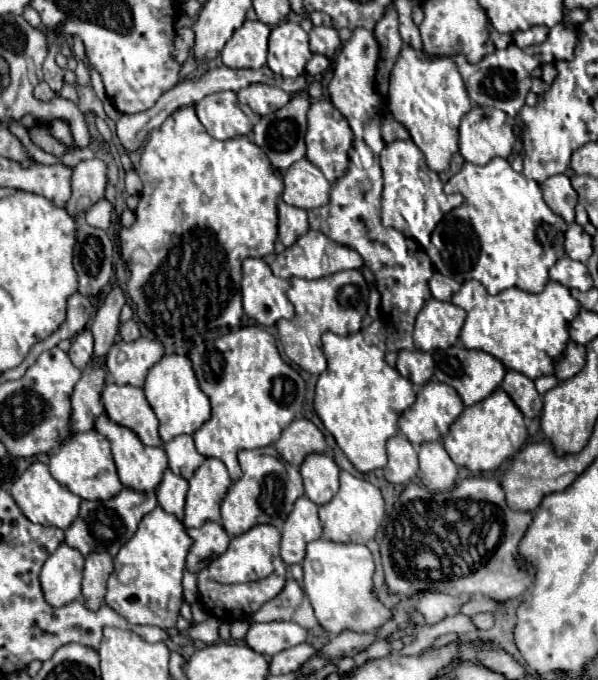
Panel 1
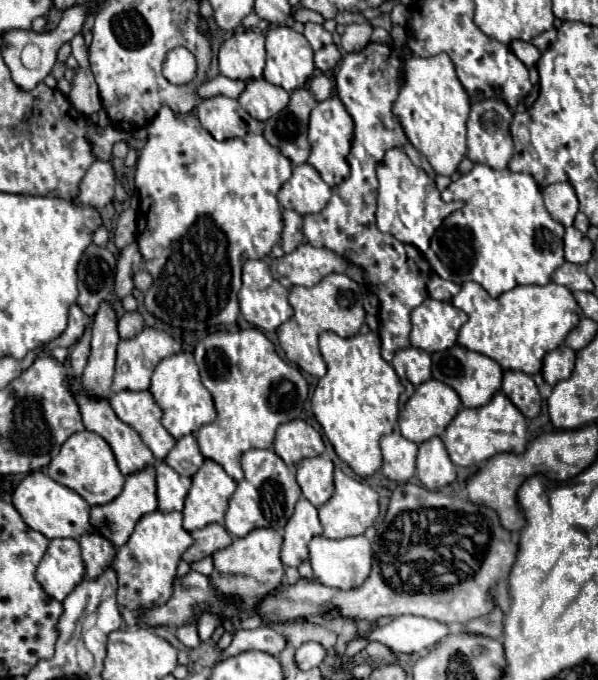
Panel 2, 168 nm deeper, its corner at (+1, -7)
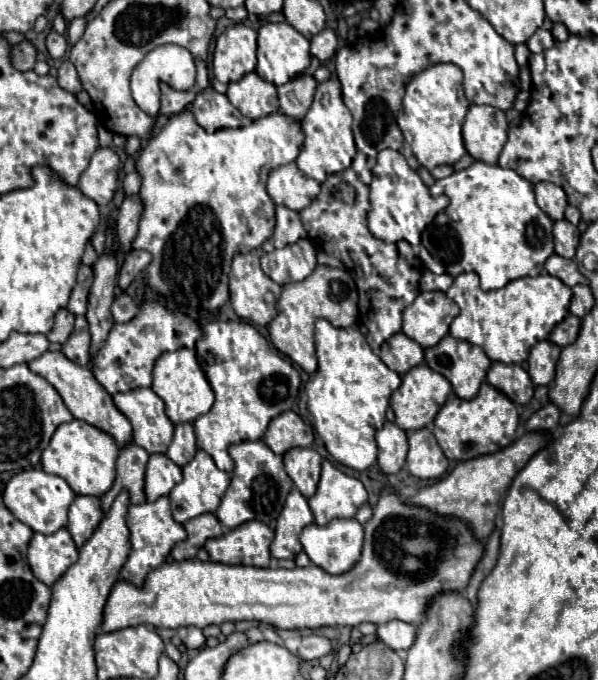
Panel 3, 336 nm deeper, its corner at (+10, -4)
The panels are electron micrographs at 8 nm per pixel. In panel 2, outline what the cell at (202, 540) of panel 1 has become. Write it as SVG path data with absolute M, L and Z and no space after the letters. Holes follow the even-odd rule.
M207 524L205 528L191 532L191 536L195 538L195 542L183 554L183 560L187 564L203 560L205 556L211 556L215 550L229 546L233 540L231 534L221 524Z

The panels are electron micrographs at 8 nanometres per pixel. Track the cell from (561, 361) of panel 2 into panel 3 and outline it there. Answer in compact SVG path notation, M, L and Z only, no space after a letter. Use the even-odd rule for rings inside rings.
M540 341L528 357L528 373L536 385L548 385L554 379L560 347L552 341Z

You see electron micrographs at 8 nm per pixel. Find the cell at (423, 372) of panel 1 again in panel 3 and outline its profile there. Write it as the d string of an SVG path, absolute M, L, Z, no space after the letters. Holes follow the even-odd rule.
M396 333L394 337L390 337L390 341L382 345L380 359L392 371L402 375L402 373L408 373L414 365L424 363L424 349L404 333Z

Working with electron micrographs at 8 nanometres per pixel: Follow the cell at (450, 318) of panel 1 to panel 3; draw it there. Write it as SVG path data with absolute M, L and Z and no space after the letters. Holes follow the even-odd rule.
M422 291L402 313L402 333L424 349L434 347L444 335L448 335L450 323L458 313L458 305L448 299L446 293Z

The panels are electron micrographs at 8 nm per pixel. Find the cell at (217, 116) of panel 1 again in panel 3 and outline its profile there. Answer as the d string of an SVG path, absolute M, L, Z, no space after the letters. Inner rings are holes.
M206 87L202 93L198 93L190 111L196 117L198 125L208 133L226 127L248 125L248 119L242 117L242 113L238 113L238 109L228 101L228 97L214 91L212 87Z

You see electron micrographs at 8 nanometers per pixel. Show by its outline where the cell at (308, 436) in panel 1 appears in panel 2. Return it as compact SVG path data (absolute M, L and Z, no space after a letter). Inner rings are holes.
M291 420L277 428L273 450L287 466L295 466L303 458L323 454L325 444L321 434L311 424L305 420Z

